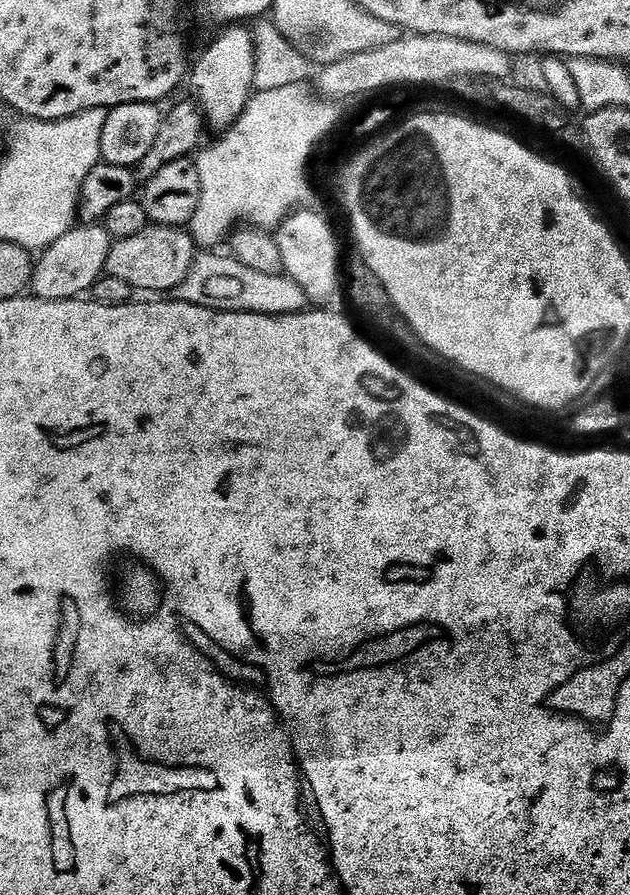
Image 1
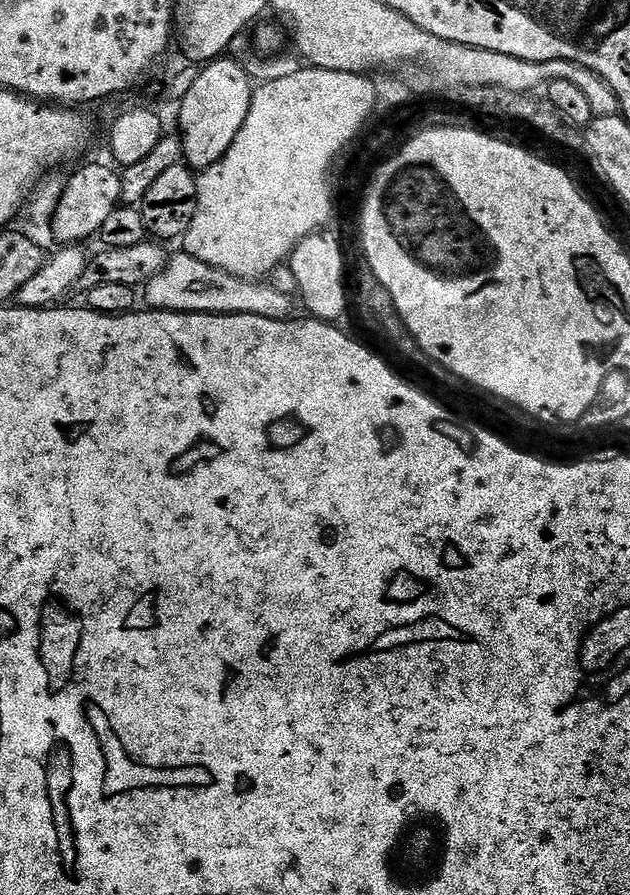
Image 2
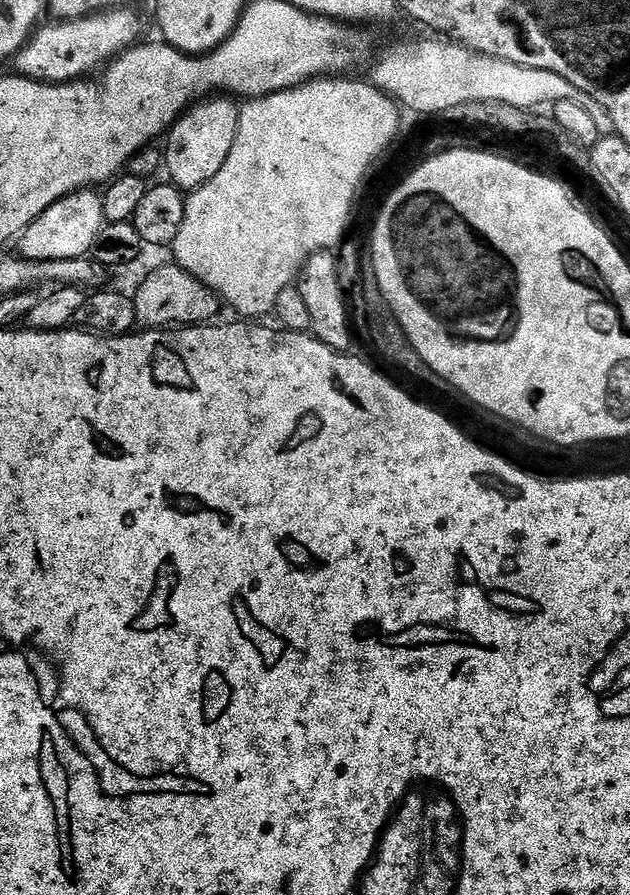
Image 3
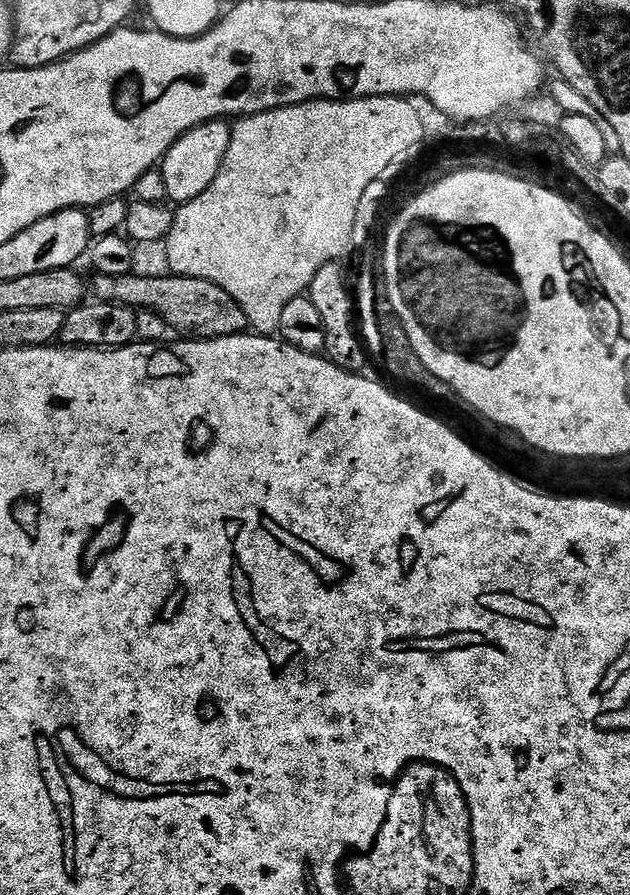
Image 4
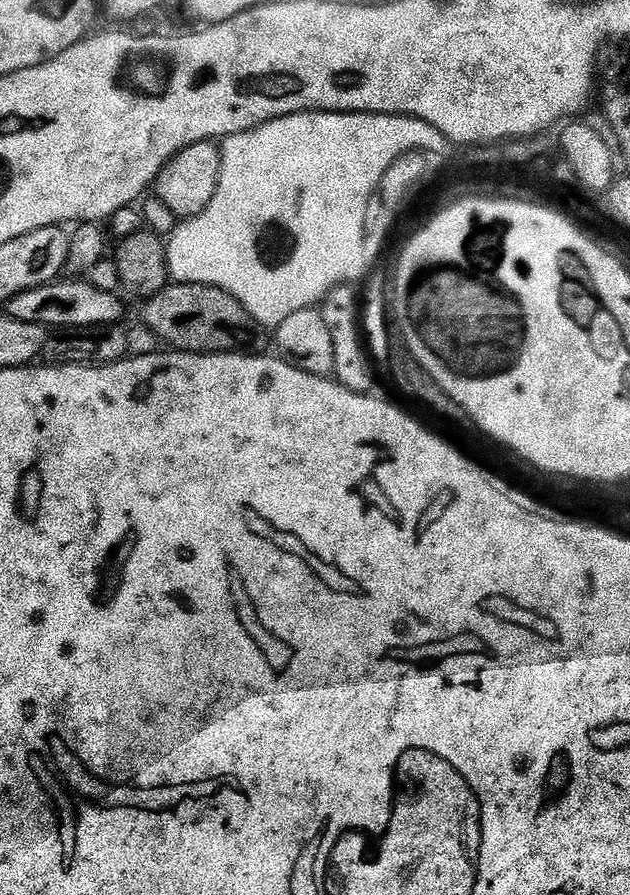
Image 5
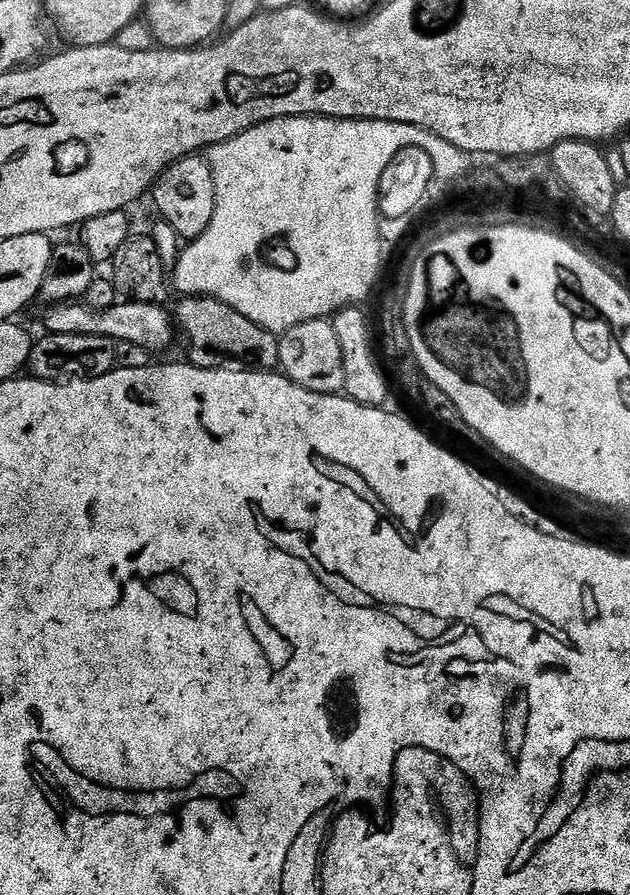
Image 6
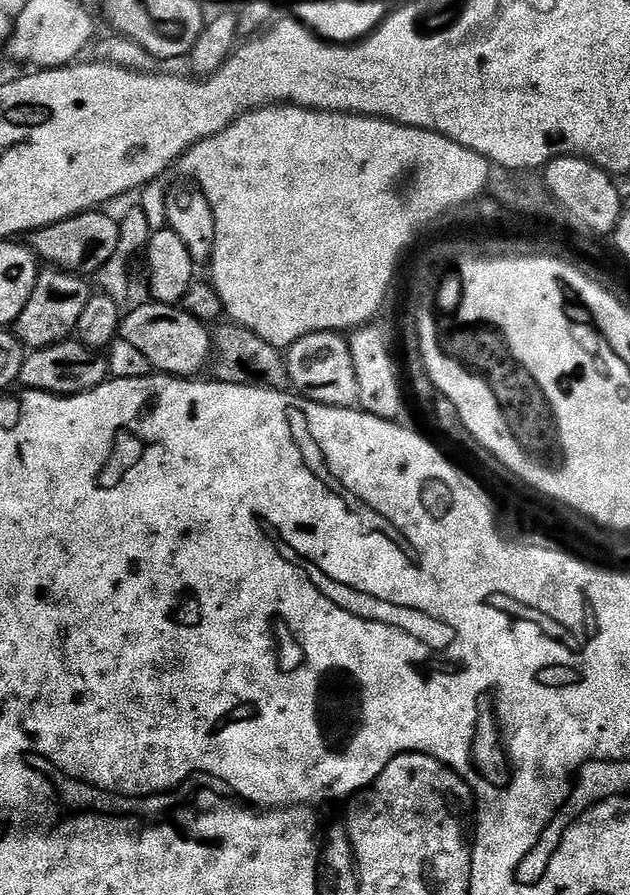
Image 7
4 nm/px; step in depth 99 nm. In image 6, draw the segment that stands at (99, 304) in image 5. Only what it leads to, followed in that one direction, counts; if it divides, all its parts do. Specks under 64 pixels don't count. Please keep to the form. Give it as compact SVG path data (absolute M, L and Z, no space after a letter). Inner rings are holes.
M124 300L114 307L94 309L83 302L65 302L45 307L45 333L57 336L58 334L86 334L87 336L110 337L117 343L133 342L151 352L158 352L168 347L173 338L176 338L176 328L171 313L164 310L159 303L136 302Z

